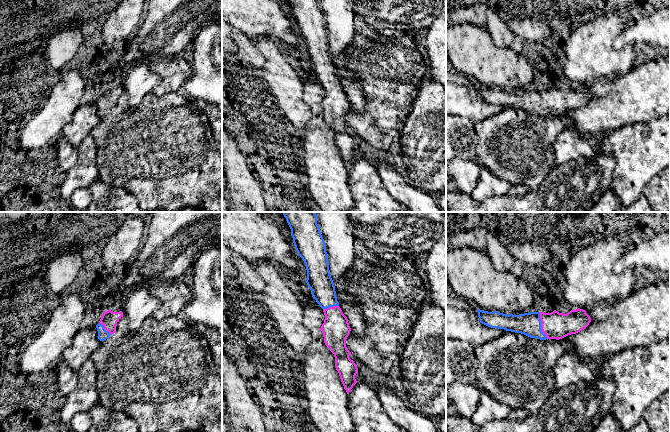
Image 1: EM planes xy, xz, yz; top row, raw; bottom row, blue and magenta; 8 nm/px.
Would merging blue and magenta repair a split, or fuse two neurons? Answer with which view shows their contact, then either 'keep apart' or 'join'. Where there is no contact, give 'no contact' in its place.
meets blue in yz; join

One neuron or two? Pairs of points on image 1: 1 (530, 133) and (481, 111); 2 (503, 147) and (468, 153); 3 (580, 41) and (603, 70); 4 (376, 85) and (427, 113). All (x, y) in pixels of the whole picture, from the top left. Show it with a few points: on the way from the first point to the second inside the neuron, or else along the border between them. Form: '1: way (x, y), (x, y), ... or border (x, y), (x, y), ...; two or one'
1: border (508, 107), (475, 123); two
2: border (473, 129), (476, 135), (477, 159); two
3: way (587, 48), (600, 63); one
4: border (423, 84), (403, 127); two

